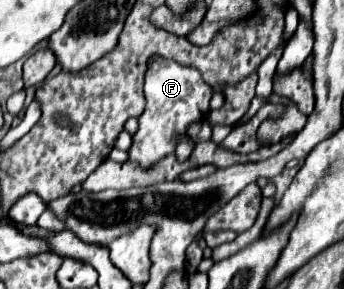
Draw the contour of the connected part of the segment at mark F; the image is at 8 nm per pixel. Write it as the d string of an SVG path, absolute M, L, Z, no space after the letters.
M154 56L148 62L146 70L146 108L138 118L138 130L132 136L132 146L128 148L128 162L134 162L142 168L152 168L156 162L174 154L180 138L186 136L188 126L206 118L210 110L212 88L202 80L198 70L184 68L174 60Z

